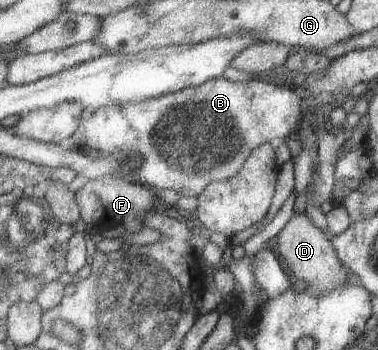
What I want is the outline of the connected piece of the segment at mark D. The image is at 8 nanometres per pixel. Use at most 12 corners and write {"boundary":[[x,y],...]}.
{"boundary":[[293,212],[276,238],[296,280],[315,294],[348,282],[323,228]]}

